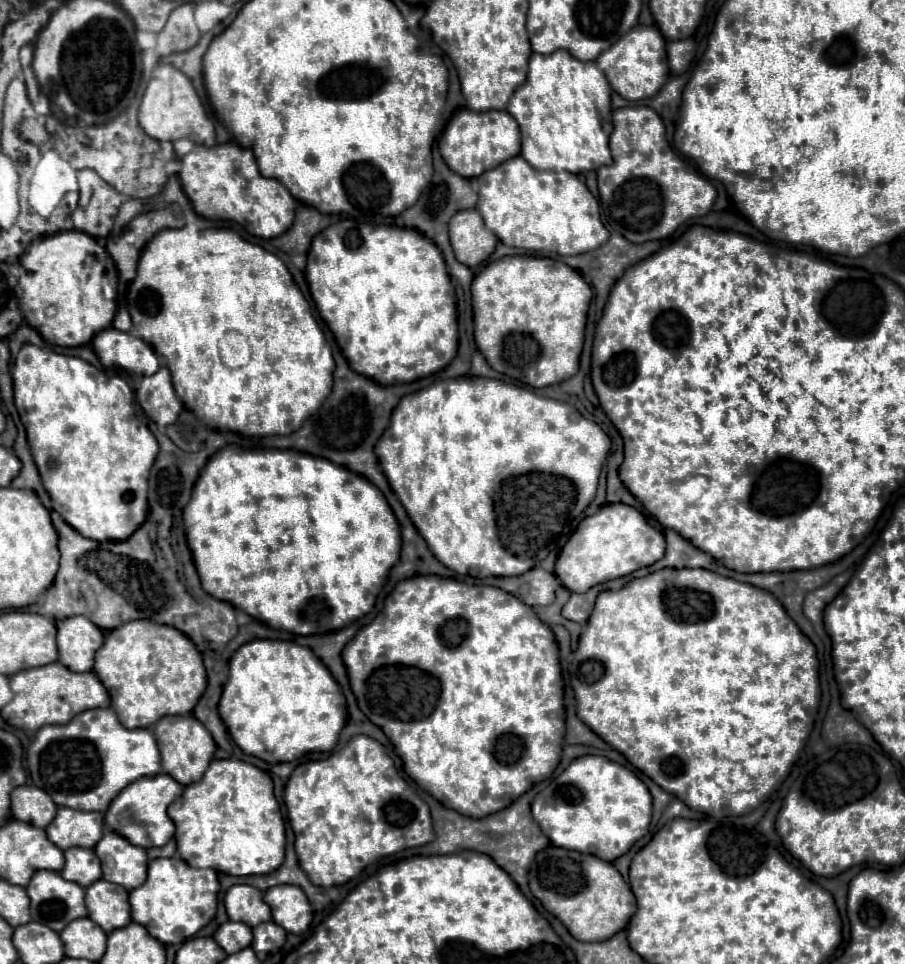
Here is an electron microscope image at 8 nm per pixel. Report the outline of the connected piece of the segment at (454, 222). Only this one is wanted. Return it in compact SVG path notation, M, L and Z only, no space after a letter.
M476 208L460 210L450 220L450 244L458 262L476 268L494 252L498 238L484 228Z

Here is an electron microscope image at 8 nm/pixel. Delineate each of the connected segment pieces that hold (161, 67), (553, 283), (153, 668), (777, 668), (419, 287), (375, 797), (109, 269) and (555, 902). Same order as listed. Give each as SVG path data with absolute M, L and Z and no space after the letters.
M158 64L152 72L152 78L146 86L144 98L138 108L138 124L142 126L144 134L160 140L160 142L174 142L180 138L188 138L202 146L214 146L214 124L208 120L204 106L186 74L176 70L170 64Z
M506 256L486 264L472 280L474 342L500 374L532 388L568 380L578 372L590 286L570 266L552 258Z
M126 622L114 628L94 660L94 674L110 694L110 706L126 728L148 728L168 714L190 714L206 688L202 656L188 636L172 626Z
M658 570L644 578L634 578L620 590L604 590L598 594L594 610L580 634L574 660L570 664L570 684L576 694L578 718L590 726L604 742L622 752L626 760L652 778L662 790L680 798L688 808L710 814L712 818L742 816L752 812L786 780L798 752L804 748L814 724L814 714L820 700L818 660L814 644L800 632L782 604L766 590L734 578L720 576L710 570Z
M344 220L318 232L306 264L306 280L320 318L334 332L352 370L378 382L400 384L430 376L450 364L458 350L456 298L438 246L422 232Z
M354 736L344 748L324 760L298 764L284 788L284 804L296 838L294 848L298 862L310 882L322 888L346 884L378 858L434 840L428 804L398 774L392 758L384 752L384 746L368 736Z
M80 230L58 232L46 238L34 240L20 258L20 288L24 292L20 310L24 320L40 332L40 336L56 346L84 346L92 336L108 328L116 314L114 292L106 294L108 286L114 286L118 272L116 264L94 238Z
M548 846L536 856L530 868L530 892L546 906L548 912L562 920L568 932L580 942L612 938L626 928L630 916L636 912L632 890L610 862L558 846Z

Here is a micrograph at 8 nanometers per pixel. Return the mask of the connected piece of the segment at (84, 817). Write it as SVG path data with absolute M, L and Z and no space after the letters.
M58 808L56 818L46 828L46 834L60 850L68 850L72 846L94 848L104 834L102 812Z

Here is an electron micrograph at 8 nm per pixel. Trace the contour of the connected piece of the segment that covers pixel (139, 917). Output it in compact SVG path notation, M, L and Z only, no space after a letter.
M178 856L156 858L148 866L146 882L130 892L130 916L162 944L182 944L214 918L218 888L216 870L192 868Z

